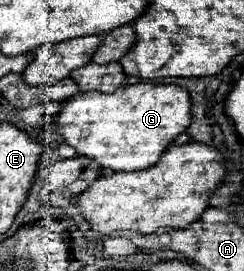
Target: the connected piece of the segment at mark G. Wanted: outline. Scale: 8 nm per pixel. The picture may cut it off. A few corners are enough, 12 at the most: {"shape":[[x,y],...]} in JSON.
{"shape":[[174,84],[60,102],[56,134],[104,170],[156,164],[190,126]]}

